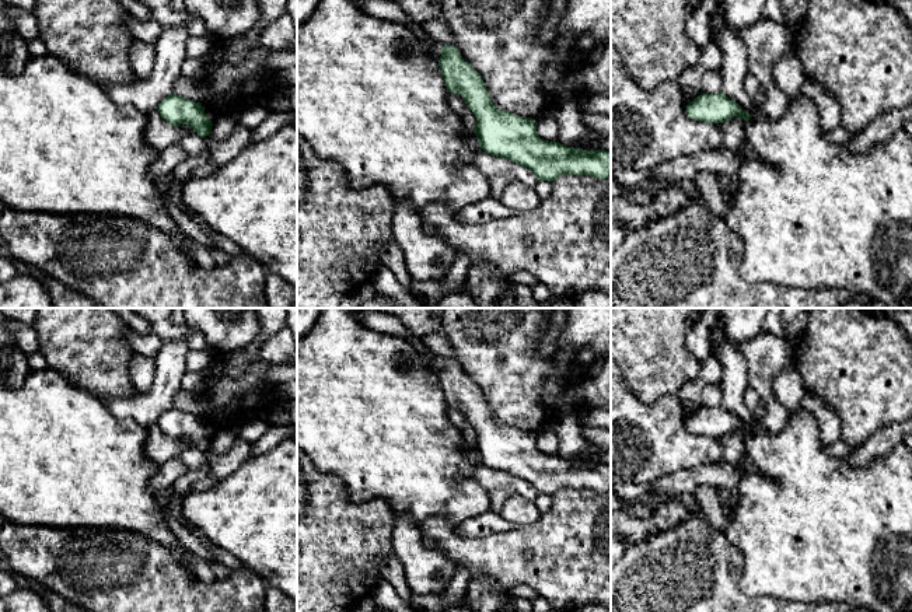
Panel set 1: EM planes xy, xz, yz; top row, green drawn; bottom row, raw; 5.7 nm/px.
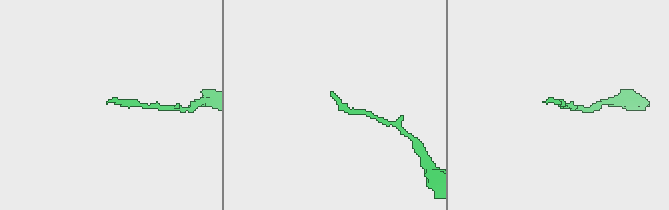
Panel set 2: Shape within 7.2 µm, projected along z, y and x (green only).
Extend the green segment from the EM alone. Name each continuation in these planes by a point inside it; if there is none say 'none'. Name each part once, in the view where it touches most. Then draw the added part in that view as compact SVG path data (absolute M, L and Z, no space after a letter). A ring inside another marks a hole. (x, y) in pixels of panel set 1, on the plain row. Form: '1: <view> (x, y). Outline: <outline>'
1: xz (432, 362). Outline: M430 352L430 353L420 354L420 360L426 370L429 370L430 373L434 373L437 375L440 374L441 363L443 363L441 356Z

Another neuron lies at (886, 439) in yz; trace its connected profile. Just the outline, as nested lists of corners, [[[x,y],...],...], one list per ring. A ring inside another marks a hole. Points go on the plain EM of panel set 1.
[[[912,417],[904,423],[894,423],[877,430],[869,440],[857,445],[852,454],[843,457],[843,459],[853,468],[867,466],[904,443],[906,434],[912,434]]]

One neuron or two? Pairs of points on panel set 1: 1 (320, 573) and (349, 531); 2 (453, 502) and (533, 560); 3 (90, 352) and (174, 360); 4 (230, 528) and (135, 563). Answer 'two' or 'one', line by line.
1: one
2: two
3: two
4: two

